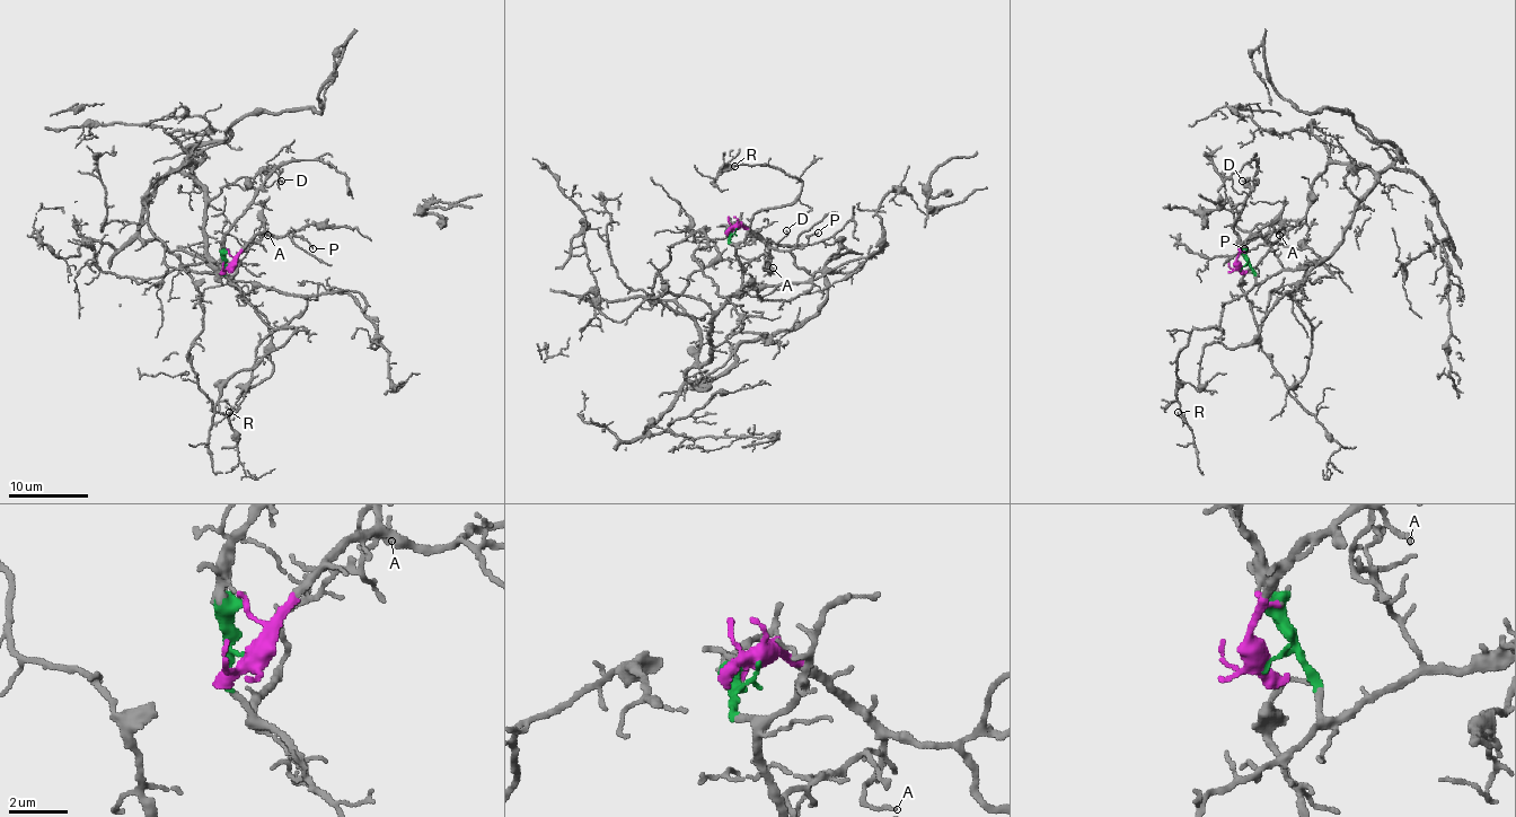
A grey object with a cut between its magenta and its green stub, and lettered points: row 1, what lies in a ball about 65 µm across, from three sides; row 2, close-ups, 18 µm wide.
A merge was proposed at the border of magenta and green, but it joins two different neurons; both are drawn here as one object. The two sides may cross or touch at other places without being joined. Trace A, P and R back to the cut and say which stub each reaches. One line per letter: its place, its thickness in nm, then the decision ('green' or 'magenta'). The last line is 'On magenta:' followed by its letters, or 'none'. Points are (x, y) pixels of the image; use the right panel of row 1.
A: at (1279, 235); 100 nm thick; magenta
P: at (1244, 248); 120 nm thick; magenta
R: at (1178, 412); 100 nm thick; green
On magenta: A, P

